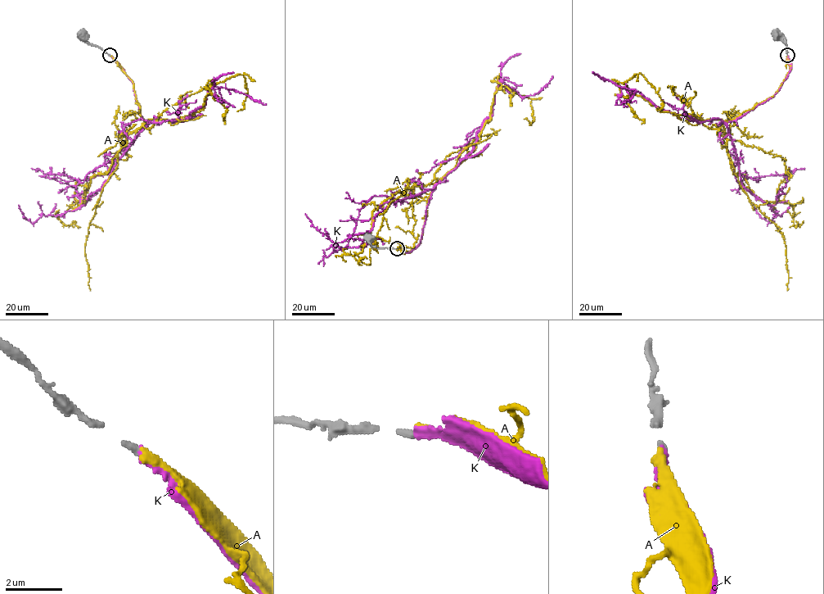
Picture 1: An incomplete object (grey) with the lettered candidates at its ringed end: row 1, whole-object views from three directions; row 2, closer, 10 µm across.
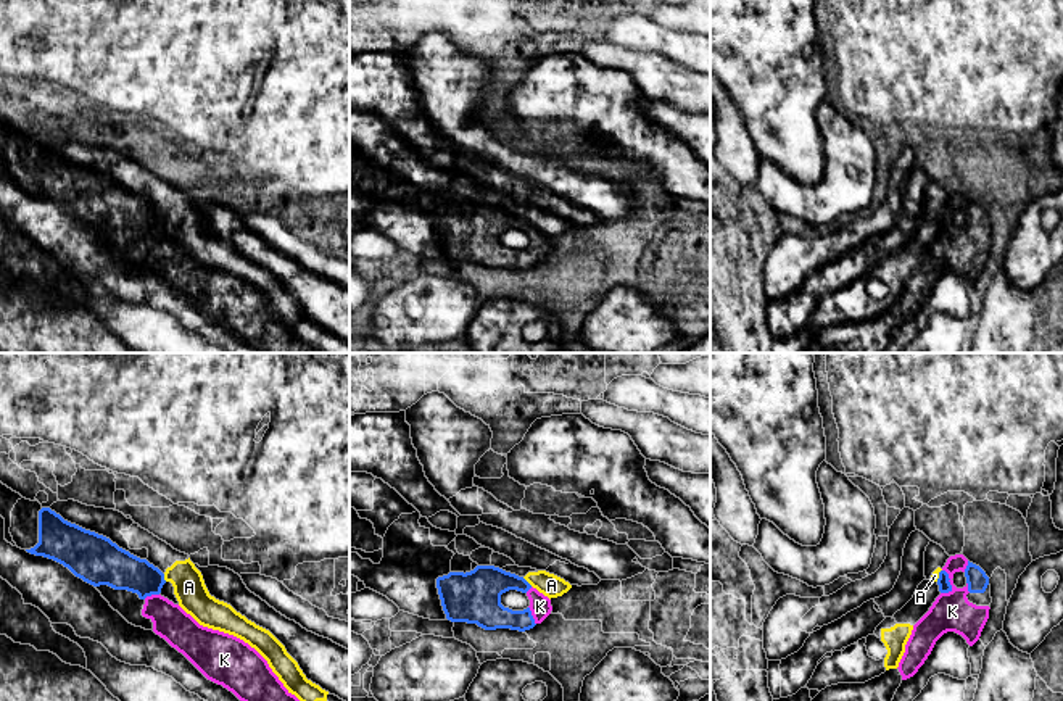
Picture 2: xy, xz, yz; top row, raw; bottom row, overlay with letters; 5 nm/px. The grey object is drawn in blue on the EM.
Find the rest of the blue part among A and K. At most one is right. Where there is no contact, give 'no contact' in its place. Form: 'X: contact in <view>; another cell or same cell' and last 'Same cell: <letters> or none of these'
A: contact in xz; same cell
K: contact in yz; another cell
Same cell: A

